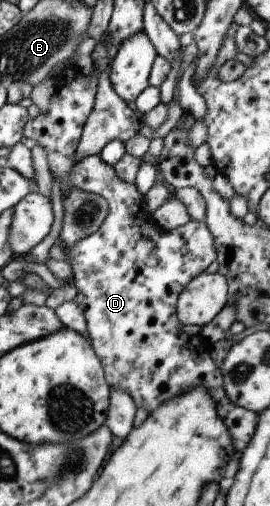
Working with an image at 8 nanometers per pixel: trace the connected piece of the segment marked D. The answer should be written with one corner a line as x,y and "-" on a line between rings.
95,68
90,78
78,72
69,85
62,84
54,90
45,114
28,119
23,126
23,136
28,139
28,143
38,143
47,152
48,168
51,176
60,181
62,197
70,187
78,187
87,193
100,195
107,202
106,218
103,218
97,231
64,249
64,255
70,256
69,265
73,274
69,284
73,284
78,290
72,301
78,303
82,309
89,343
102,365
110,389
125,390
135,402
136,408
144,407
149,413
181,390
194,385
204,385
215,402
219,417
224,418
230,405
223,391
221,372
215,368
210,358
212,342
200,334
187,335
181,332
175,313
175,302
180,291
192,277
202,273
210,262
216,260
213,238
205,222
189,220
171,231
165,231
154,222
152,214
146,211
144,195
137,191
133,183
122,182
112,170
112,166
104,163
97,155
85,157
78,163
73,160
83,124
93,109
98,75

